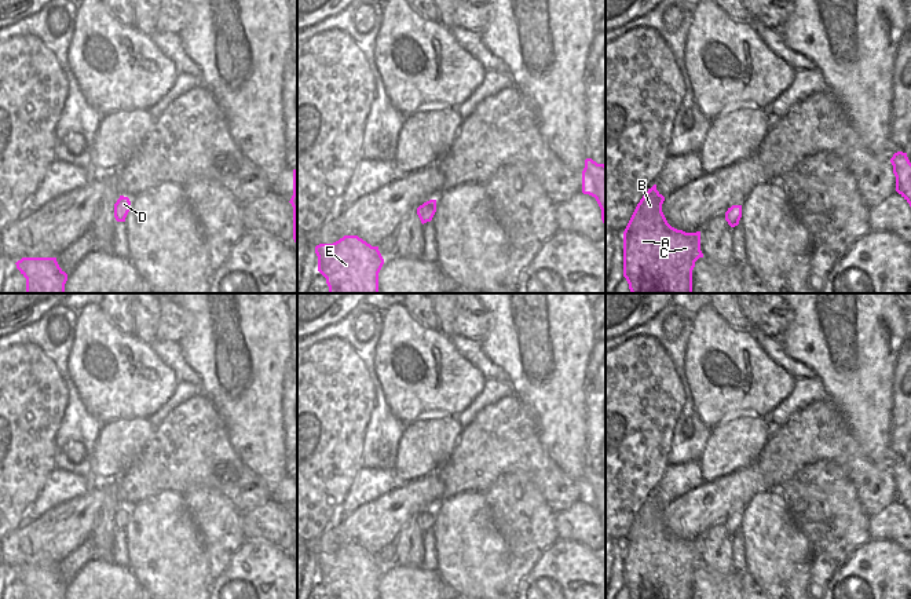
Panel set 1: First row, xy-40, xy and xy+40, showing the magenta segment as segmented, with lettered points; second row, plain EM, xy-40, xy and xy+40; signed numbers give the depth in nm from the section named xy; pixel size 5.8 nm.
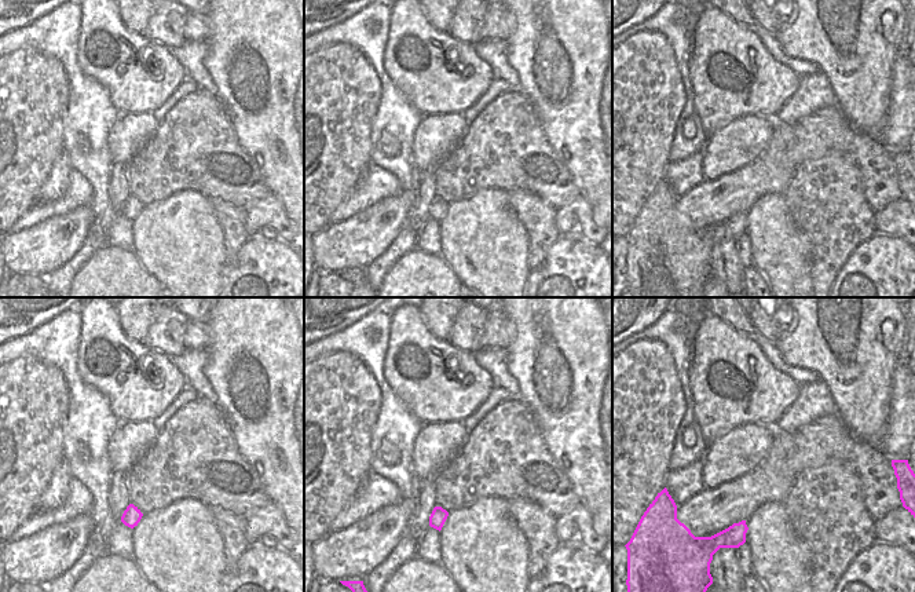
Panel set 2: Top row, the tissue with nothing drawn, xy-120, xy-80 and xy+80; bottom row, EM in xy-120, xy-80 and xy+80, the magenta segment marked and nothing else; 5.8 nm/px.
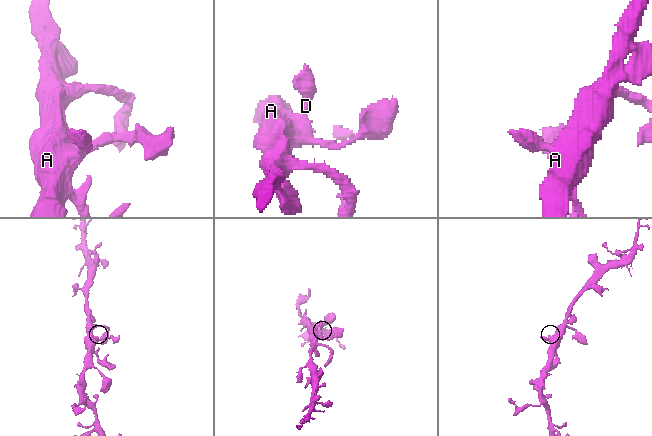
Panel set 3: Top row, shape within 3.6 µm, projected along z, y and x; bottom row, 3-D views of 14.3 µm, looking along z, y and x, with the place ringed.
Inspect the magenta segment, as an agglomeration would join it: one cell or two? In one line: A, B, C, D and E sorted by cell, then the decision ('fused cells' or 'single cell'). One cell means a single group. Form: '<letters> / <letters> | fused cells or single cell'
A B C D E | single cell

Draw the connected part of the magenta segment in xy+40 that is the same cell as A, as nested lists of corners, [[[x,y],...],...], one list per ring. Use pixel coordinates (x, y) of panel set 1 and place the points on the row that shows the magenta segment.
[[[654,185],[637,204],[623,231],[623,277],[632,293],[692,293],[692,270],[695,262],[703,258],[700,231],[685,233],[672,227],[662,212],[663,201],[665,197],[656,190],[656,185]]]

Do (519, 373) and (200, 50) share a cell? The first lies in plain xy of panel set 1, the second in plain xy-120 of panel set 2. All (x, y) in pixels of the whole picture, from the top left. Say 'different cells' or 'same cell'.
different cells

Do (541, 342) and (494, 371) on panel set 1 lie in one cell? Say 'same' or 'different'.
different

